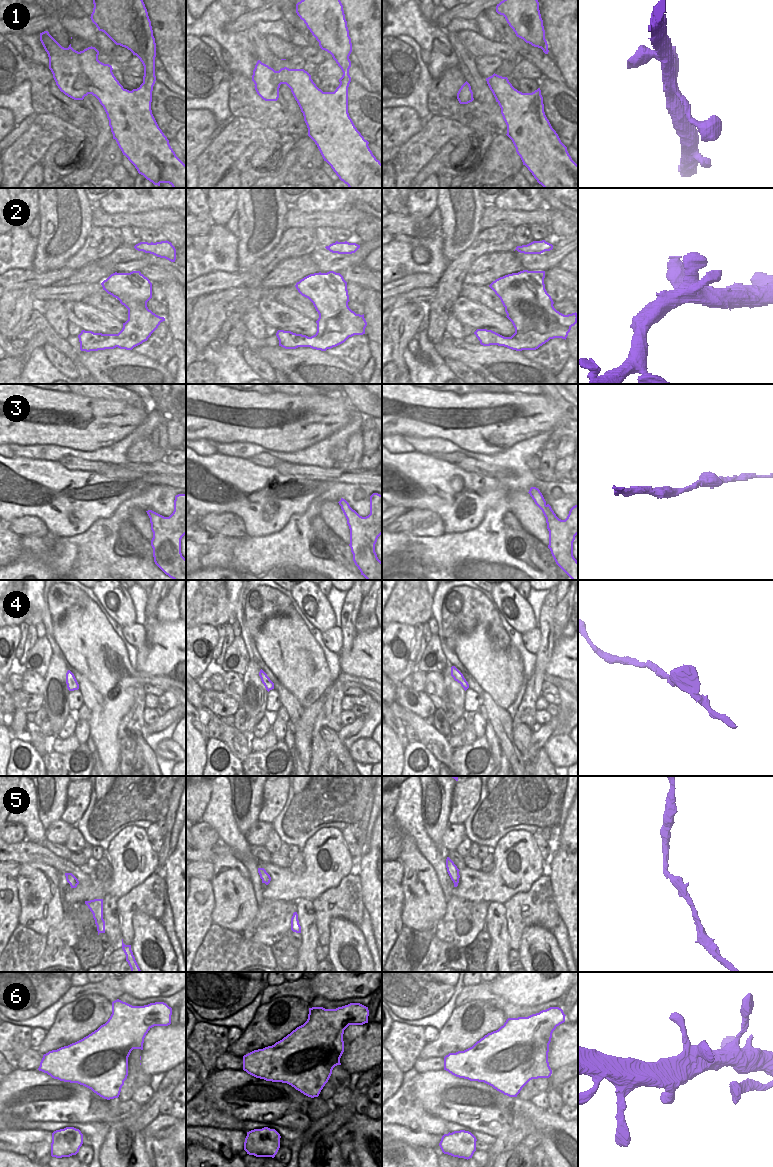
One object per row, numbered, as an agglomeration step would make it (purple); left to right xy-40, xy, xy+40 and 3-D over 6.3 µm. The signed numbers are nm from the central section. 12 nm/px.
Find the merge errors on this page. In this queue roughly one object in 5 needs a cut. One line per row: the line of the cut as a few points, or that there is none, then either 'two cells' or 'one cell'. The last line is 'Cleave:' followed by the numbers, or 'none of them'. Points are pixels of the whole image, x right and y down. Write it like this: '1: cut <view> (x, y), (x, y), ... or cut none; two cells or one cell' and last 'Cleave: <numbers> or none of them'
1: cut none; one cell
2: cut none; one cell
3: cut xy+40 (538, 505), (546, 507); two cells
4: cut none; one cell
5: cut none; one cell
6: cut none; one cell
Cleave: 3

